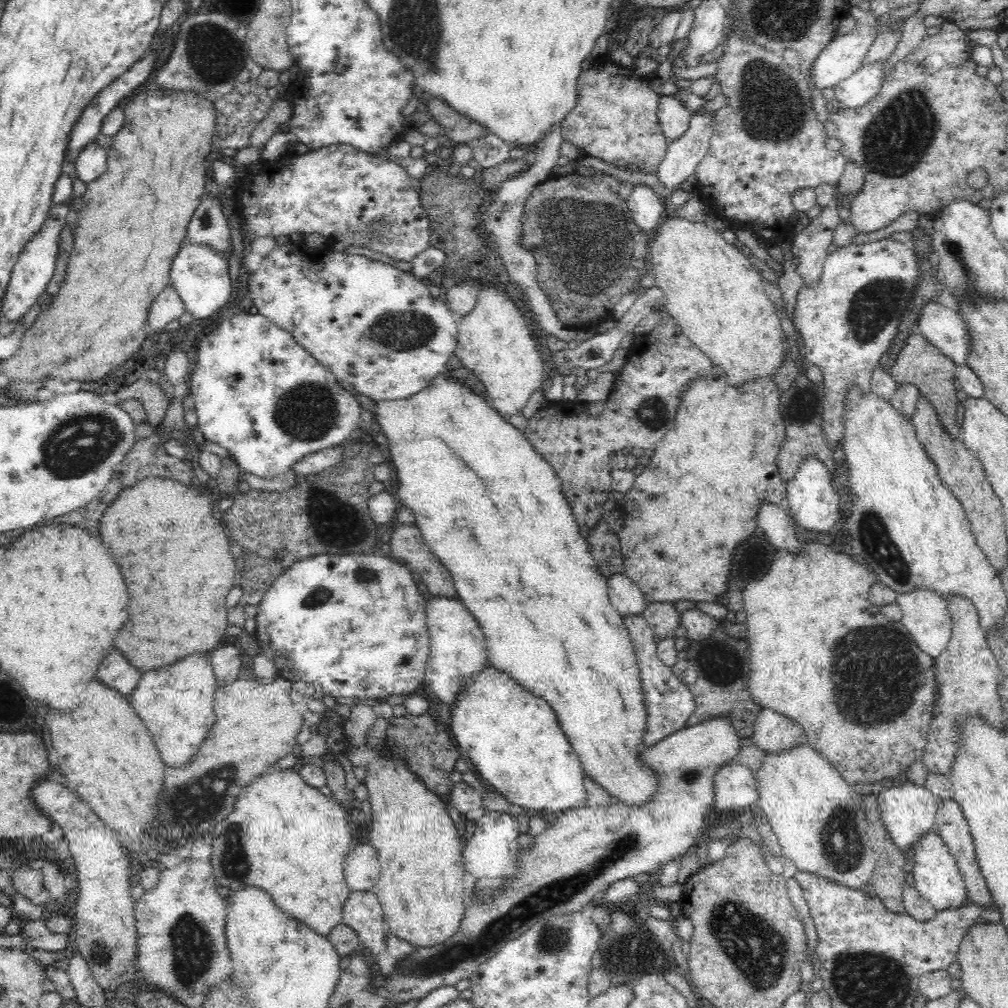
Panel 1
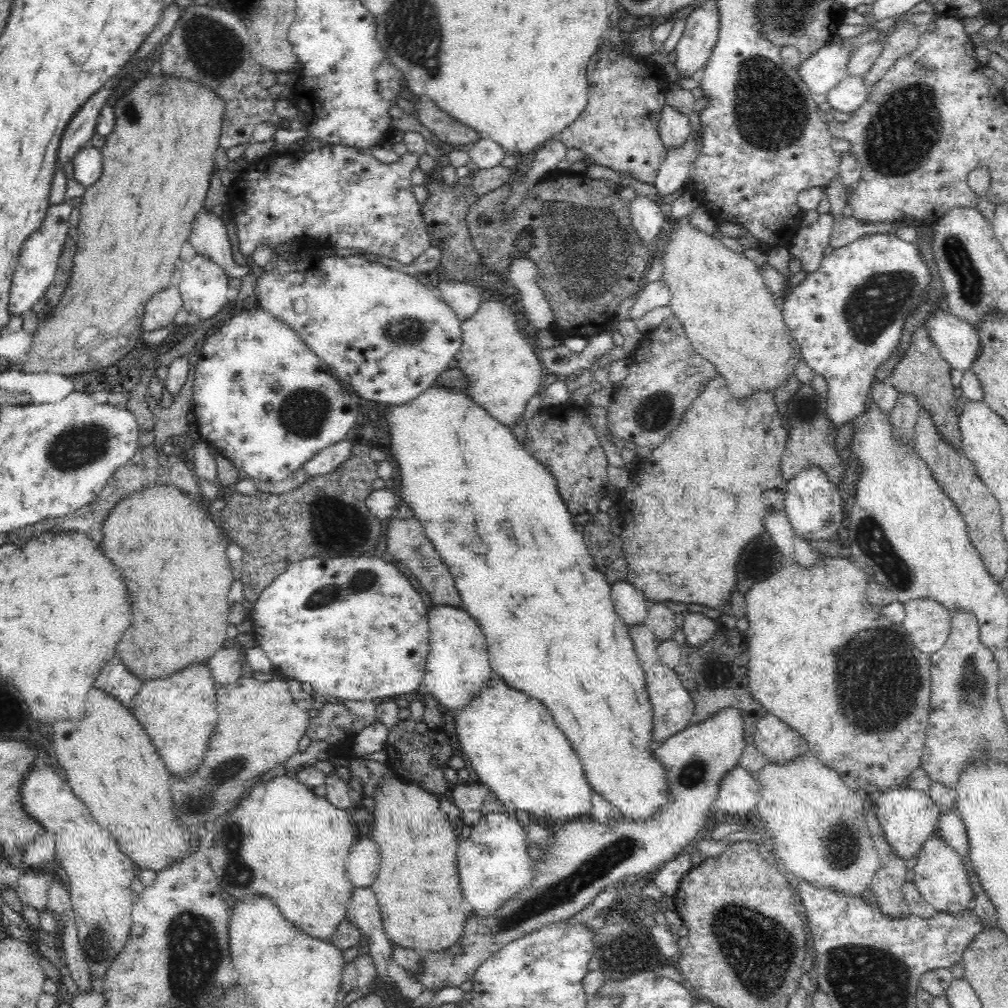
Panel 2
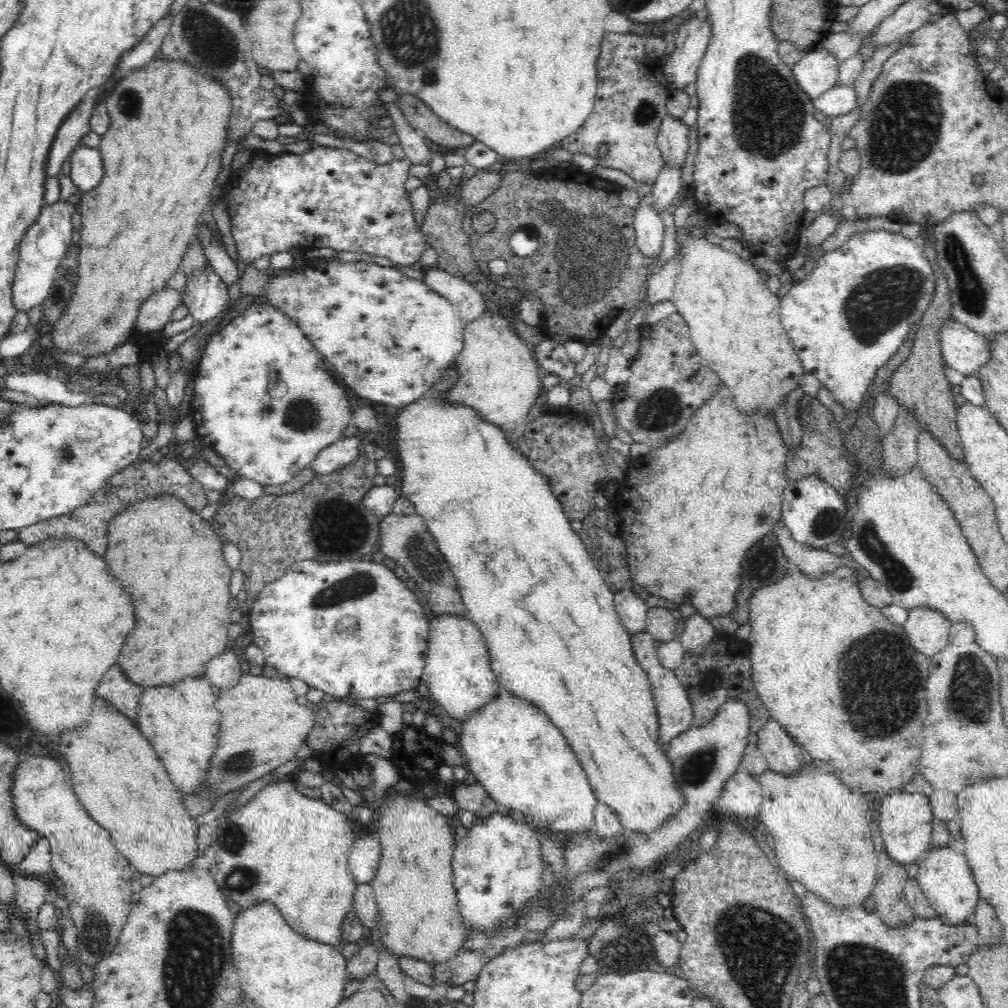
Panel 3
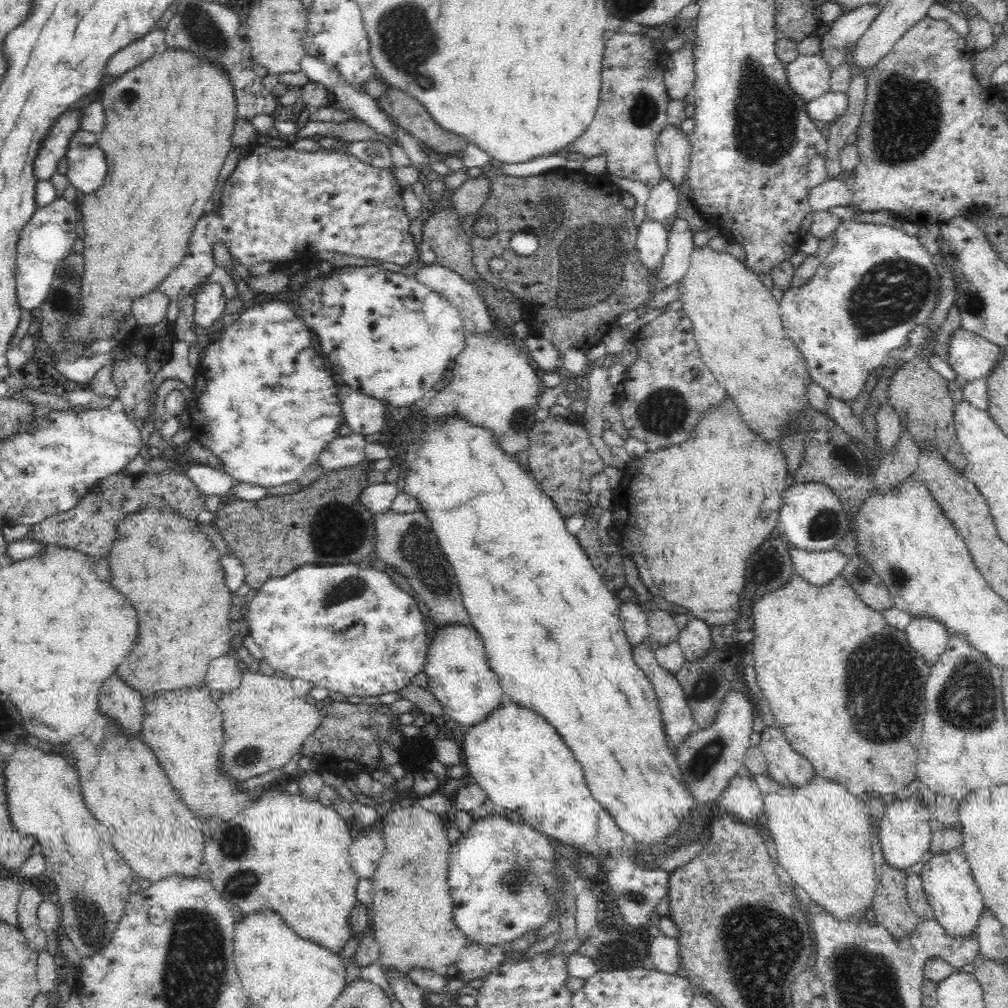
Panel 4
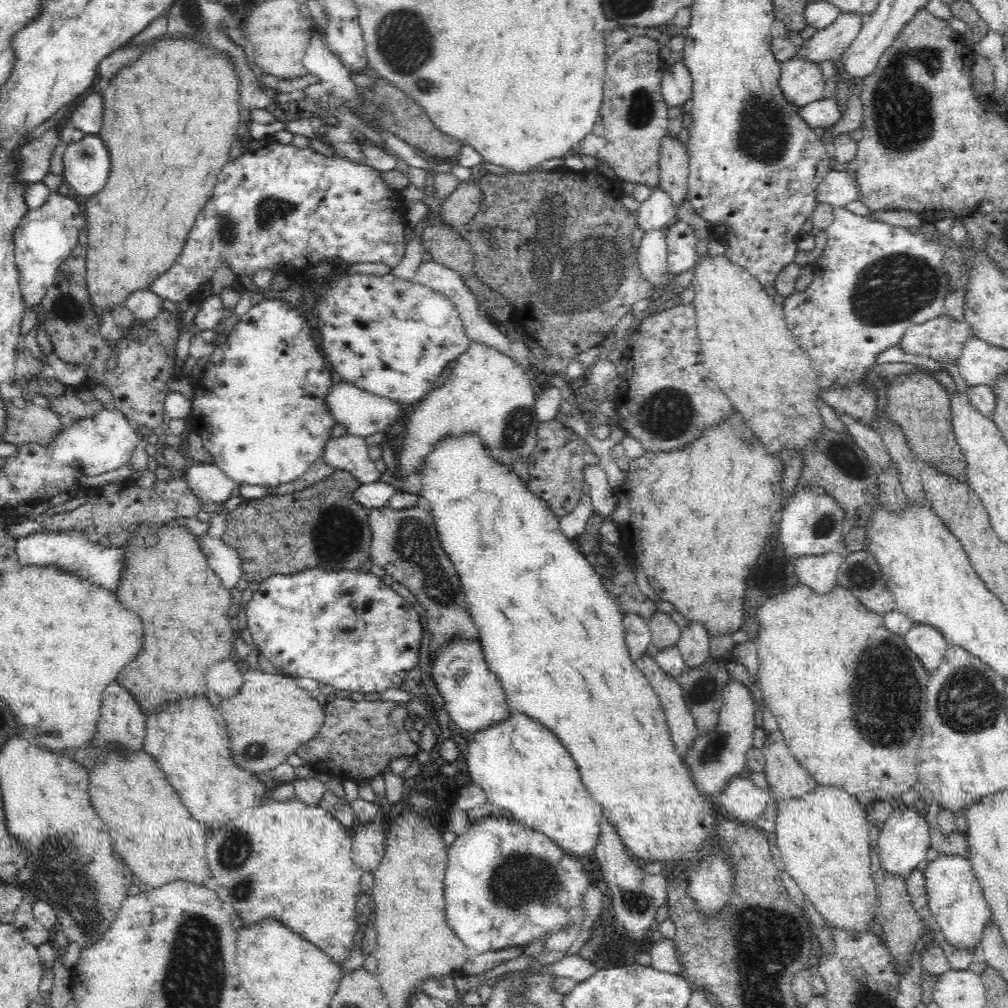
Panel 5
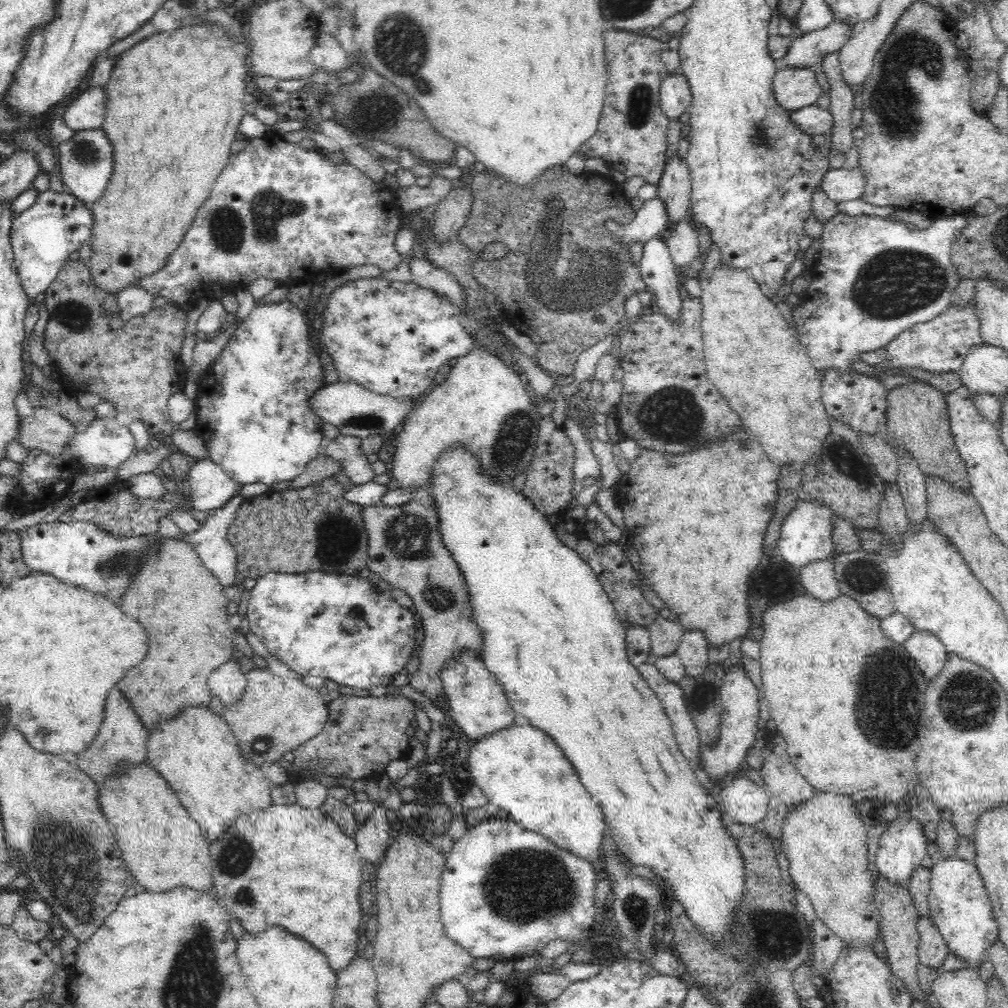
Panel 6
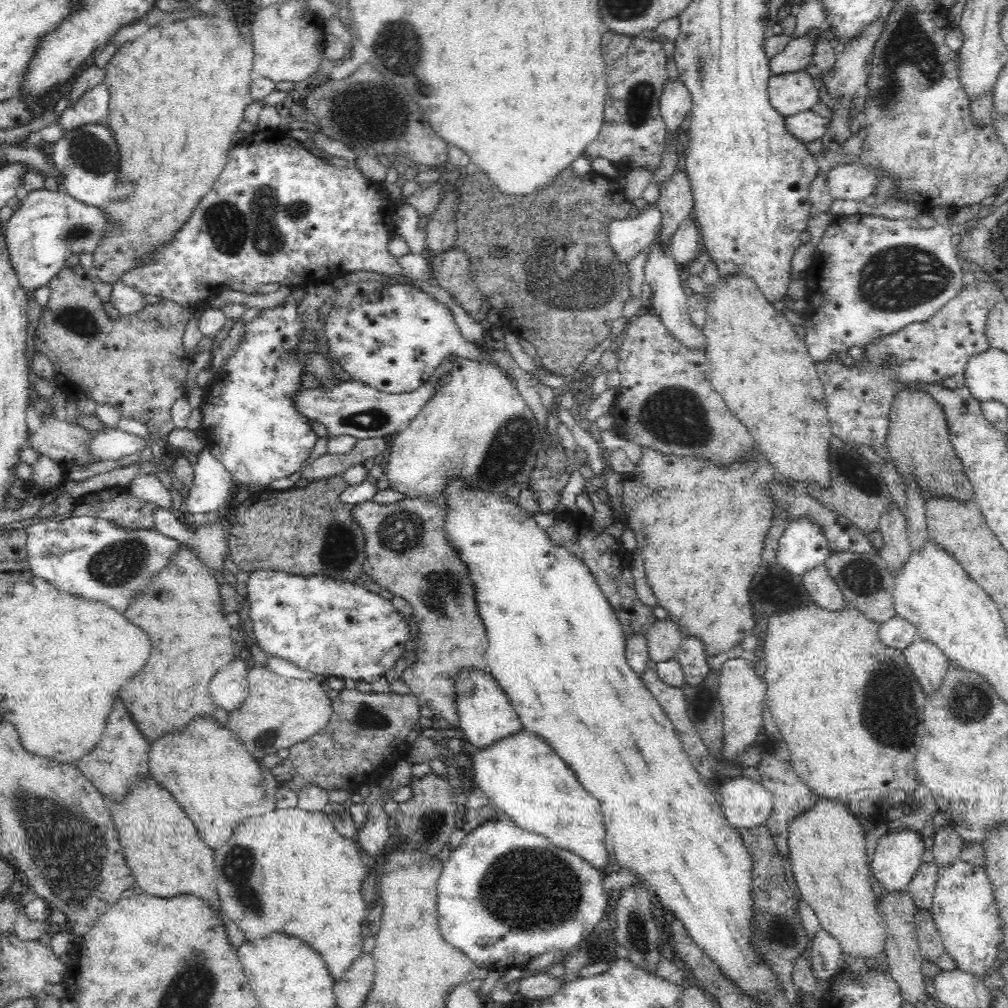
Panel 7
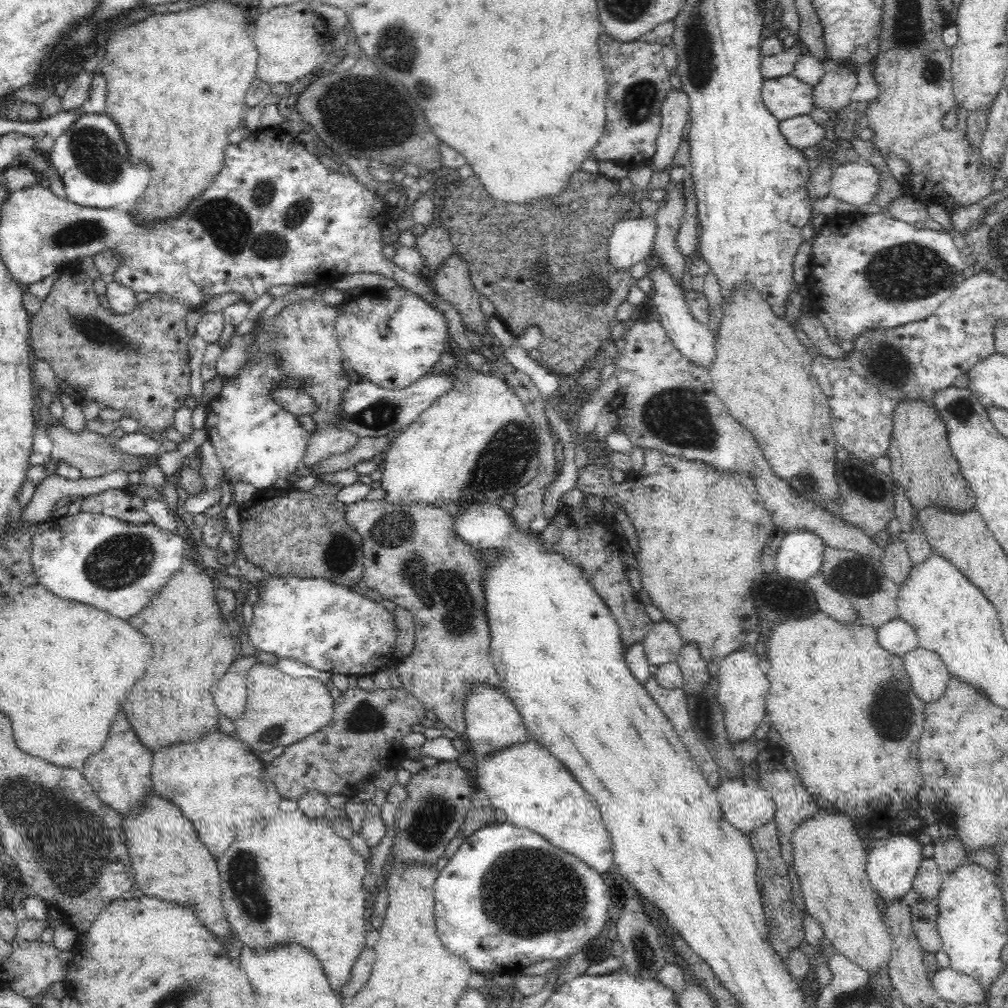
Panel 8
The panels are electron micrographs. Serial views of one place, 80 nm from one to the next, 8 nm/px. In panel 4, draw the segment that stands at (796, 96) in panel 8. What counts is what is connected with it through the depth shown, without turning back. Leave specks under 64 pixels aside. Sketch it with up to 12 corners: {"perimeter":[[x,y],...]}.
{"perimeter":[[800,55],[784,66],[788,87],[810,102],[828,92],[825,57]]}

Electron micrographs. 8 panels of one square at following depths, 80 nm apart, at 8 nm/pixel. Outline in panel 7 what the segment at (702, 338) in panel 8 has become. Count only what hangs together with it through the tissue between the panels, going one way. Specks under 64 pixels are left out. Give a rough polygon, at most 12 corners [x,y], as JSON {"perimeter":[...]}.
{"perimeter":[[659,246],[647,252],[652,313],[669,334],[706,354],[707,338],[691,321],[677,262]]}

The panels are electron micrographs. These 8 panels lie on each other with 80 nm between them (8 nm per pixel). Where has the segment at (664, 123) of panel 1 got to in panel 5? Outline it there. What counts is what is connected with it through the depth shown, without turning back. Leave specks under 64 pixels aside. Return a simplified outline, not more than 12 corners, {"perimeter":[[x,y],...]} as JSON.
{"perimeter":[[662,139],[658,189],[672,197],[676,211],[686,201],[687,148]]}

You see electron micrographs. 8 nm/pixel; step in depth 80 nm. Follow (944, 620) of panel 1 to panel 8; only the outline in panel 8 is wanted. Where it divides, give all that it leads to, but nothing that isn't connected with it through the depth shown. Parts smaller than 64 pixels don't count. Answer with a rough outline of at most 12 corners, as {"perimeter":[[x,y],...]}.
{"perimeter":[[916,647],[901,659],[920,701],[945,695],[951,678],[936,653]]}

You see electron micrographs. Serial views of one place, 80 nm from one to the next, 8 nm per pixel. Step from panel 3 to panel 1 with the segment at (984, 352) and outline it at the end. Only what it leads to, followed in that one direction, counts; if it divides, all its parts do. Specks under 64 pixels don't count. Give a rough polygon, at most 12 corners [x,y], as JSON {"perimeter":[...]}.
{"perimeter":[[928,303],[917,322],[924,338],[957,368],[972,350],[962,315]]}

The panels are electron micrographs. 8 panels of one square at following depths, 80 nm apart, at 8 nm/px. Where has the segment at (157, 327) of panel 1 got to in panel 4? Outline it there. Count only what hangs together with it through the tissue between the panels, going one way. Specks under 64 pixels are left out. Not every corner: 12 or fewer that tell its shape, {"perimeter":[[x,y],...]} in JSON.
{"perimeter":[[156,289],[134,298],[136,324],[152,326],[166,316],[168,297]]}

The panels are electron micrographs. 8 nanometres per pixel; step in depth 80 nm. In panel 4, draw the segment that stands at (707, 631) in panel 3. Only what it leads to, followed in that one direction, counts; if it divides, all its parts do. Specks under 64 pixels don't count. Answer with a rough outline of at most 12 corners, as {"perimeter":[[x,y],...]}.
{"perimeter":[[689,616],[677,643],[685,662],[700,662],[712,648],[711,628]]}

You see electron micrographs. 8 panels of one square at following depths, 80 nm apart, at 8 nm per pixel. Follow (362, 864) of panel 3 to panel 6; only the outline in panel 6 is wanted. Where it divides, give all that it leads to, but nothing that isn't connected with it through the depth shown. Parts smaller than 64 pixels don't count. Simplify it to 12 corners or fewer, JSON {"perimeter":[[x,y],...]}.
{"perimeter":[[384,800],[356,830],[357,855],[379,864],[390,844]]}

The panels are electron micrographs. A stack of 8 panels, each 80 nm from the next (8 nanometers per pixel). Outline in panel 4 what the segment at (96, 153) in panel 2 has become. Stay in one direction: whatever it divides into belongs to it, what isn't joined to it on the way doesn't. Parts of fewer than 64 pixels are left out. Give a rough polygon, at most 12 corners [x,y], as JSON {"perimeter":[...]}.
{"perimeter":[[97,142],[66,150],[67,179],[92,194],[104,184],[108,162]]}

